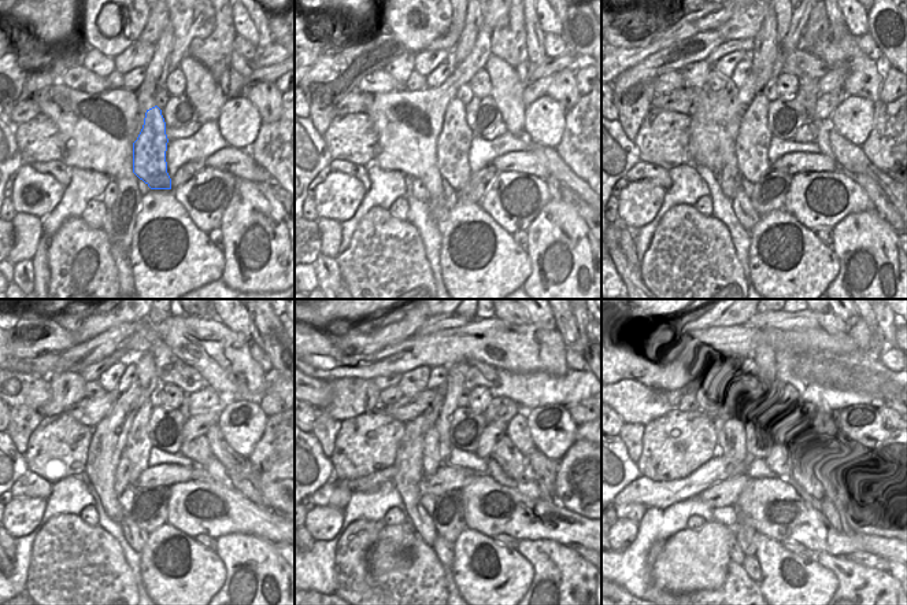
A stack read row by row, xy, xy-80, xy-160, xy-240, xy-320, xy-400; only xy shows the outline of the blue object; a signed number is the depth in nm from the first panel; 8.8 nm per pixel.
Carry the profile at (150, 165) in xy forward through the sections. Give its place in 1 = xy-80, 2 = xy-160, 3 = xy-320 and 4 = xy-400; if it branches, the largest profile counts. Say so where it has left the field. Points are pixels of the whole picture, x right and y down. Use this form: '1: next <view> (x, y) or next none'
1: next xy-80 (452, 146)
2: next xy-160 (752, 141)
3: next xy-320 (456, 380)
4: next xy-400 (761, 382)

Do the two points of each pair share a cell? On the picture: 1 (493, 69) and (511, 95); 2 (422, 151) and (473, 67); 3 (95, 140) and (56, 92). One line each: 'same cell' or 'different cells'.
1: same cell
2: same cell
3: same cell

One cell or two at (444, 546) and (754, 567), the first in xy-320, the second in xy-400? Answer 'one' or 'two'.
one

